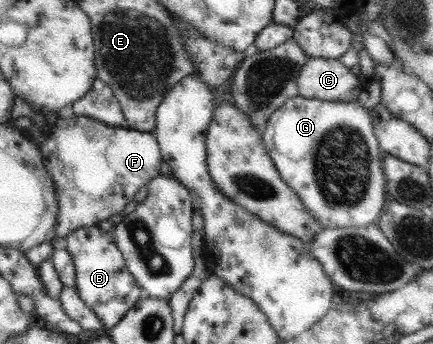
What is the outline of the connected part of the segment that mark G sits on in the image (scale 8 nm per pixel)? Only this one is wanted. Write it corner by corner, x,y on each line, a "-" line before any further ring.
297,96
281,105
270,116
268,129
262,131
263,144
267,146
283,182
293,188
303,206
318,218
325,229
369,226
378,220
385,206
384,153
375,137
370,111
361,106
363,100
364,96
360,96
355,101
327,102

